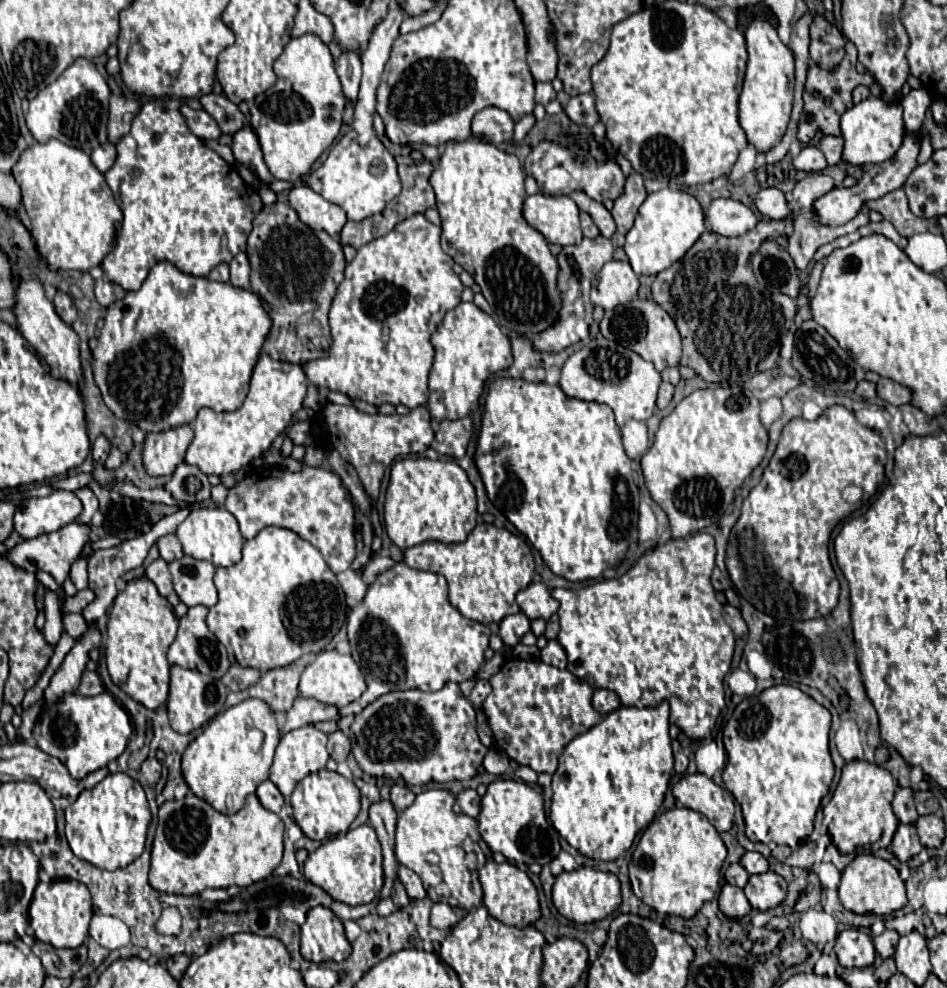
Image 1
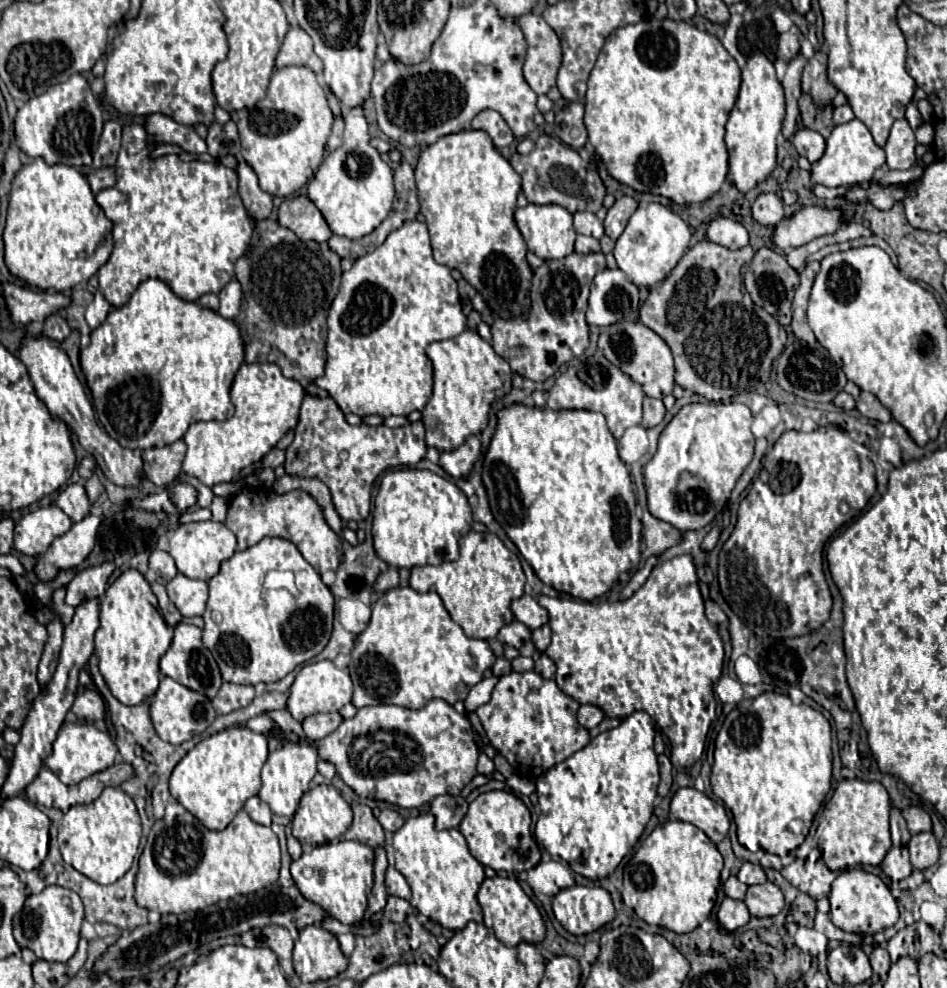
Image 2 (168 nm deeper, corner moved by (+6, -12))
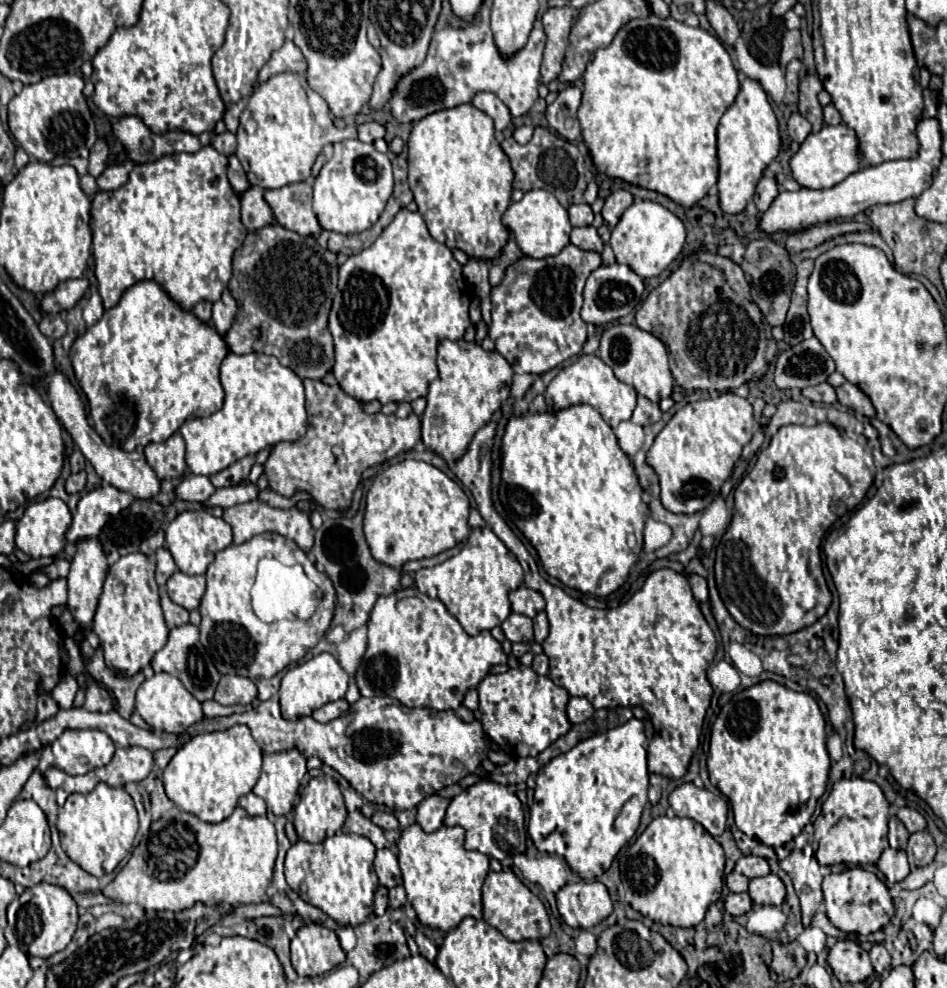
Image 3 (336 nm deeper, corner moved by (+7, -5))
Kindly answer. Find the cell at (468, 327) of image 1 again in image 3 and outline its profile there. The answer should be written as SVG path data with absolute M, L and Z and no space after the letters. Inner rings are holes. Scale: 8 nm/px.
M464 339L440 343L438 371L440 375L430 383L426 395L428 405L422 415L422 443L428 451L452 463L466 453L476 431L482 429L508 399L514 371L500 353L488 353L480 345L466 343Z

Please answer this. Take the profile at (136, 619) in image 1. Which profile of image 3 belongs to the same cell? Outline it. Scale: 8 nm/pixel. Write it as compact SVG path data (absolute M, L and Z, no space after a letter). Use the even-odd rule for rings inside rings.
M130 553L110 565L104 581L92 629L100 637L104 659L112 669L120 669L120 673L138 673L142 667L150 665L154 653L162 649L168 639L154 569L156 563L150 557L144 553Z

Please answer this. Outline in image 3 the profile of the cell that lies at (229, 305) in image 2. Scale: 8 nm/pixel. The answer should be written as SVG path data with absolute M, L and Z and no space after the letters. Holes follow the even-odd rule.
M226 289L222 293L222 297L214 303L214 309L212 309L212 327L218 331L218 335L226 335L230 325L232 325L232 319L236 315L236 301L234 297L230 295L230 291Z

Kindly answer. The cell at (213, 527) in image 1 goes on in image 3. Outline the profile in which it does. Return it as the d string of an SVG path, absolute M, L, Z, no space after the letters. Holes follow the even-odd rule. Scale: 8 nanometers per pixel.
M184 511L166 529L166 547L178 569L186 575L204 575L214 555L232 543L232 529L224 519L210 515L208 511Z

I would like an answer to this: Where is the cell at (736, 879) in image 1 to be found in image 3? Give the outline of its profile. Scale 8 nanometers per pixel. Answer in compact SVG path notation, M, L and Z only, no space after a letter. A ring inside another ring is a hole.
M734 871L726 877L726 885L728 885L728 889L730 889L732 893L748 891L748 883L750 883L748 877L744 877L744 875L740 875L740 873L734 873Z

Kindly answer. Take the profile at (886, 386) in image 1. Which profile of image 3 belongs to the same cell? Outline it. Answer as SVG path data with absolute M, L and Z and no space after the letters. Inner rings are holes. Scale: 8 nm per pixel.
M844 383L844 385L840 385L836 389L836 395L838 395L838 403L842 403L848 409L854 409L860 415L866 415L866 417L874 417L876 415L870 399L856 385Z

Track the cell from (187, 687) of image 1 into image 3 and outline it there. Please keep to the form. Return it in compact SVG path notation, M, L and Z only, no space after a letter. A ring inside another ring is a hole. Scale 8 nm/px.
M156 673L150 679L146 679L138 691L136 691L136 713L154 729L154 731L170 731L170 733L182 733L188 725L200 721L202 705L184 689L184 685L170 677L168 673Z

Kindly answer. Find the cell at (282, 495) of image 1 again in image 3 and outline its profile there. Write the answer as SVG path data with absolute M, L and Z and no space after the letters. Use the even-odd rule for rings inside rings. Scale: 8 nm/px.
M256 499L256 501L248 501L248 503L242 503L242 505L234 505L234 507L224 509L224 521L232 527L236 545L240 545L240 543L244 543L244 541L248 541L248 539L252 539L254 535L260 535L260 533L278 533L278 535L284 535L284 537L296 541L298 547L302 547L304 551L308 551L312 547L314 527L310 525L308 515L298 511L296 507L282 511L282 509L274 509L274 507Z

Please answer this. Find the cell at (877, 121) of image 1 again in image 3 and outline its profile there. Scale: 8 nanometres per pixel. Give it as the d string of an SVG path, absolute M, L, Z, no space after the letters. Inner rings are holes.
M840 123L836 127L822 127L818 133L810 133L800 149L792 155L790 171L792 177L806 189L830 189L848 175L856 173L860 169L860 161L862 157L858 151L856 133Z

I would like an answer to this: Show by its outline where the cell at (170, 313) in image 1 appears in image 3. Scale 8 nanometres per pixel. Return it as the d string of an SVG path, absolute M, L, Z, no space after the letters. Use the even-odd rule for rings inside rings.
M138 281L136 285L132 285L130 289L124 291L124 295L122 295L122 299L120 299L120 303L116 307L104 311L102 319L74 341L74 345L70 349L70 361L72 361L72 367L74 367L74 375L78 379L78 385L82 387L82 391L84 391L84 395L88 399L90 417L92 417L92 423L94 423L92 427L96 429L96 433L104 439L106 445L120 447L124 451L134 451L136 447L140 447L140 445L144 447L144 445L148 445L152 441L156 441L156 443L158 441L166 441L172 433L176 433L180 429L180 425L188 417L208 417L208 415L212 415L214 411L218 411L222 407L222 403L224 403L224 389L222 389L220 379L218 379L218 369L220 369L220 363L226 357L226 353L228 353L228 347L226 347L224 339L210 325L200 323L194 317L194 313L180 309L164 293L164 289L158 283L154 283L154 281Z

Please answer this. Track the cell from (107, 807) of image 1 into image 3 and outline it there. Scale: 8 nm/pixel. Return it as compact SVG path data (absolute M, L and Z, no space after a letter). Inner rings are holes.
M98 783L90 793L72 793L66 799L64 807L58 811L58 831L62 849L68 853L68 857L90 875L102 877L112 873L116 865L131 852L138 831L138 813L132 797L122 787Z

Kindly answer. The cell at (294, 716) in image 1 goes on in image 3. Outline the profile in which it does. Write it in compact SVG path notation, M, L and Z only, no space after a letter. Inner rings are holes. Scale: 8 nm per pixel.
M338 699L338 701L326 703L326 705L322 705L320 709L316 709L316 711L312 713L312 717L314 717L316 721L320 721L320 723L328 723L328 721L344 715L346 709L348 709L348 703L342 701L342 699Z

